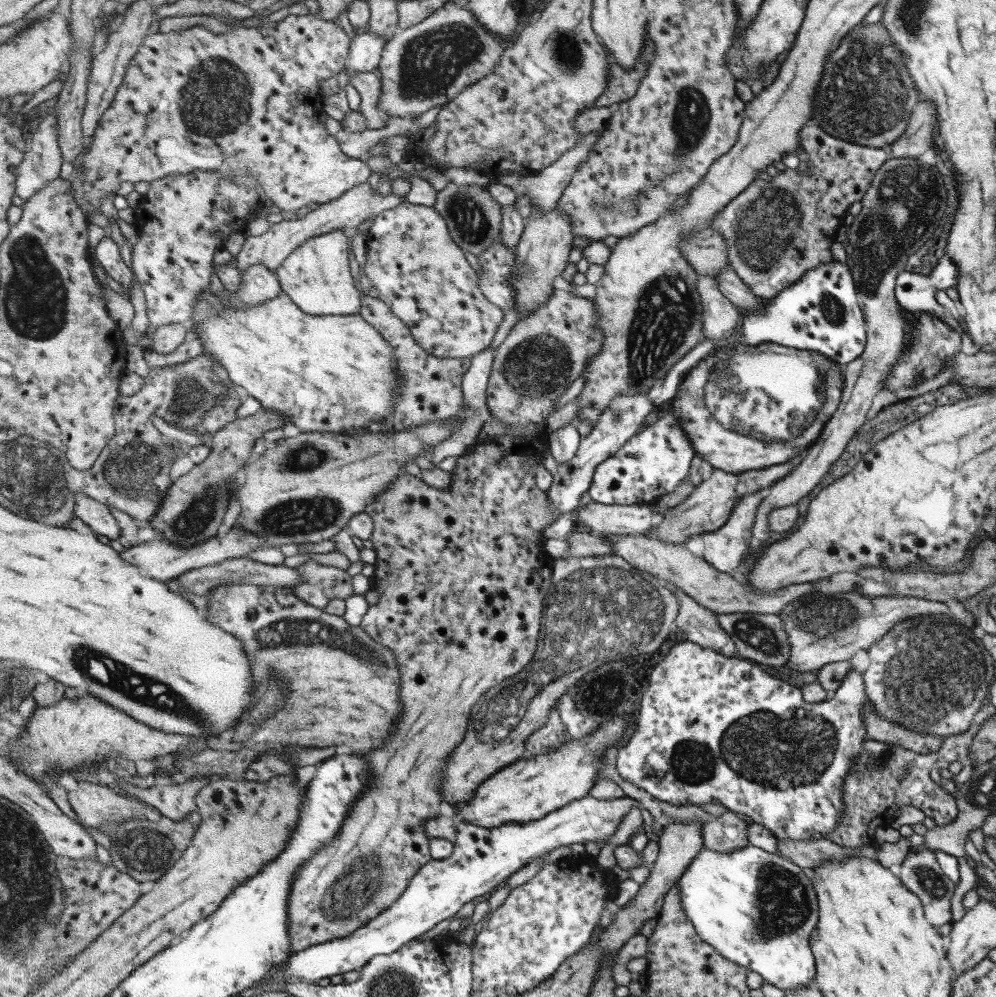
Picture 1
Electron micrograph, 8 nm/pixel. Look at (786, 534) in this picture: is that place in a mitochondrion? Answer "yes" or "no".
no

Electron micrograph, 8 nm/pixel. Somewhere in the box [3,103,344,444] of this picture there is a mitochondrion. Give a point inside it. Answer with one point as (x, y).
(188, 393)

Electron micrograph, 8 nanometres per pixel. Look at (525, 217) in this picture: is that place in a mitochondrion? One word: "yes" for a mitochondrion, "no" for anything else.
no

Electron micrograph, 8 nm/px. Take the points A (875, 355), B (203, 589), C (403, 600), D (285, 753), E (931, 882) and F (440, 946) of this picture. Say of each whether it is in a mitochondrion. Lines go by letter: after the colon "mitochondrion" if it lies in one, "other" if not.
A: other
B: other
C: other
D: other
E: mitochondrion
F: other

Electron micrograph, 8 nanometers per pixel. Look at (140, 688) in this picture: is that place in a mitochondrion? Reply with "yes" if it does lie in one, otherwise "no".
yes

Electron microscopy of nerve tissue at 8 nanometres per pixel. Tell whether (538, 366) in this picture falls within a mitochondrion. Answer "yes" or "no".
yes

